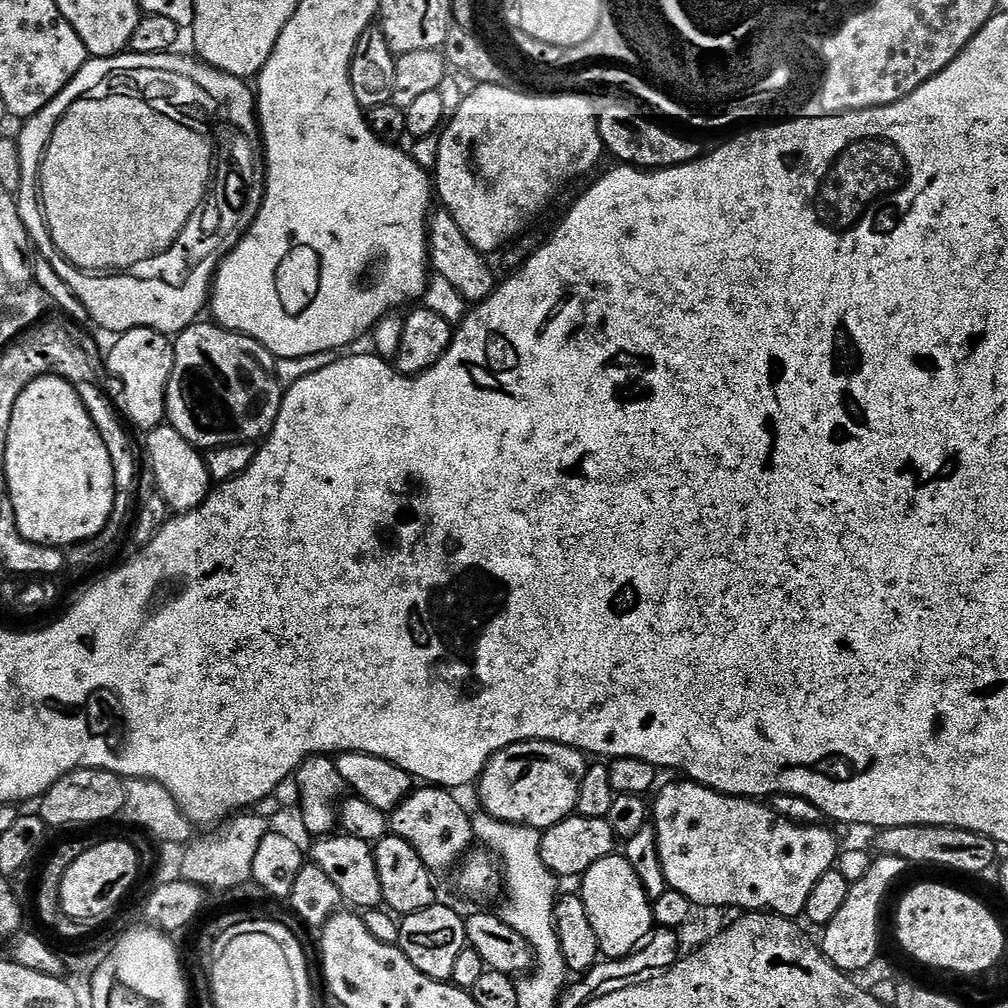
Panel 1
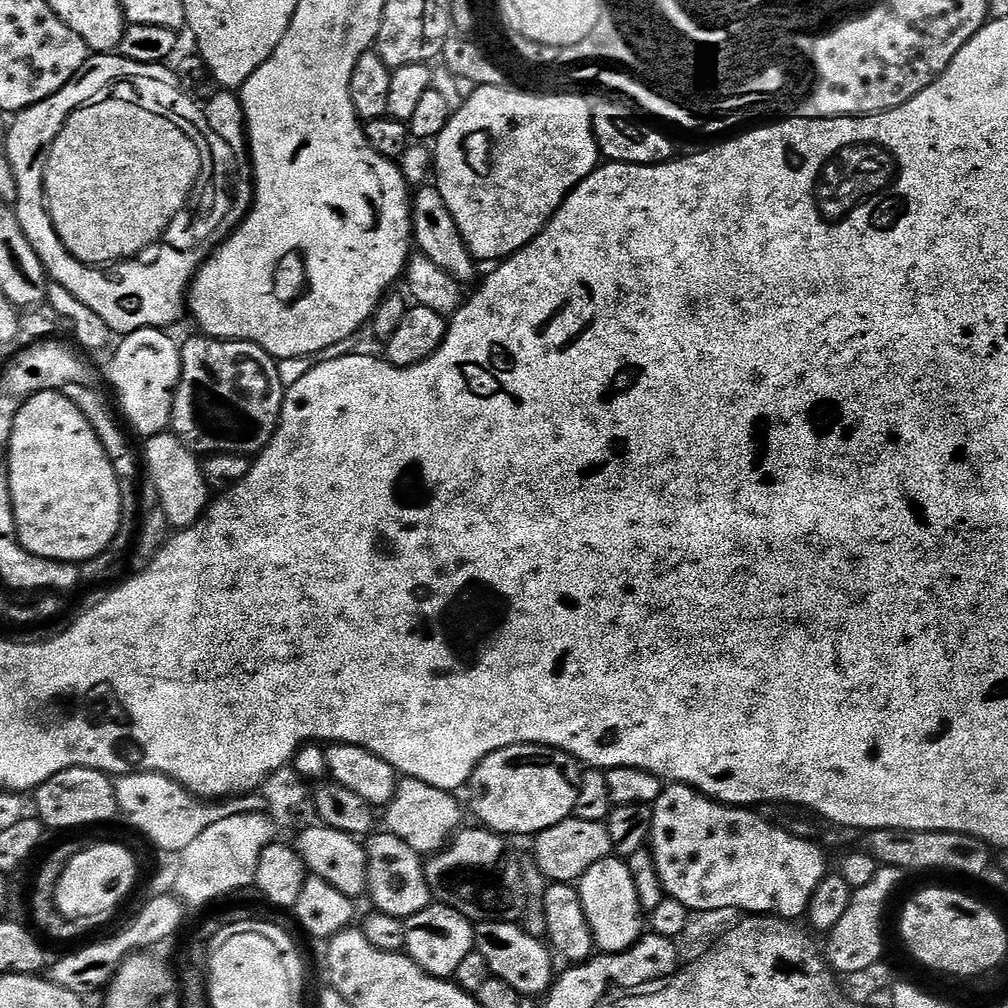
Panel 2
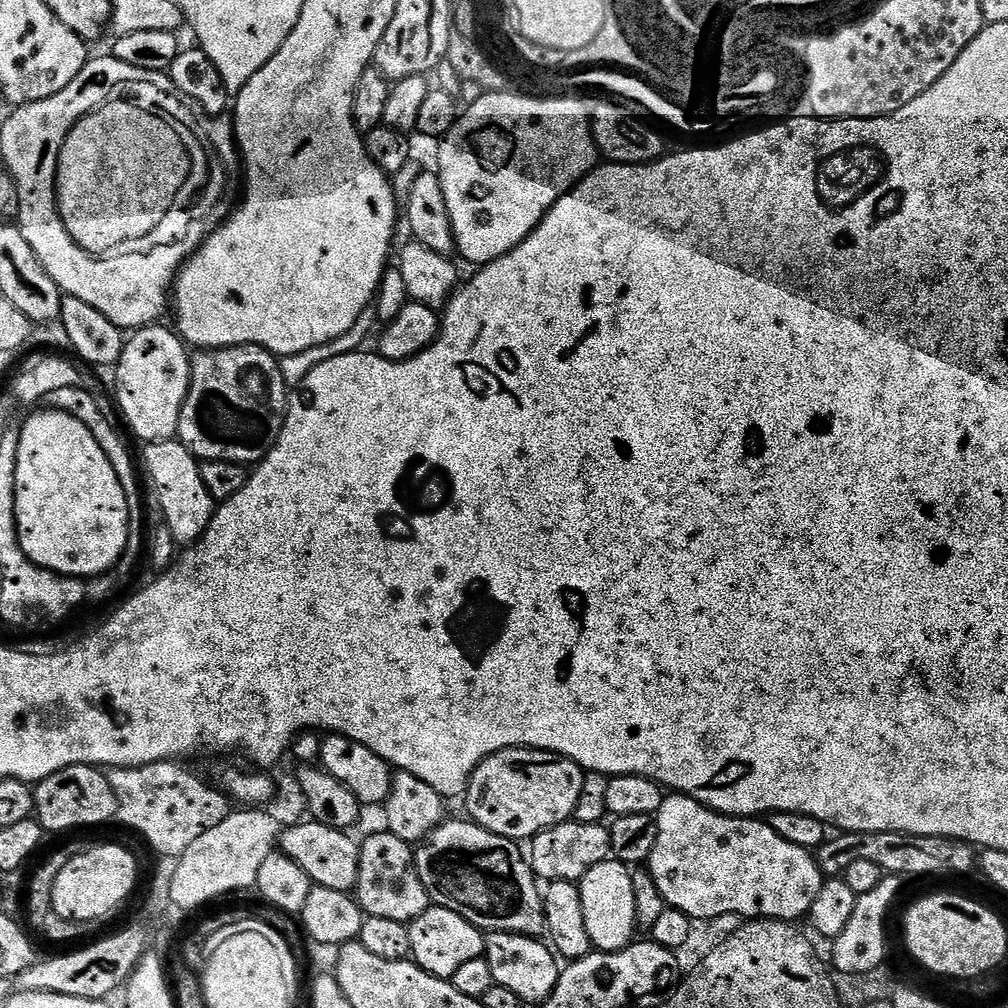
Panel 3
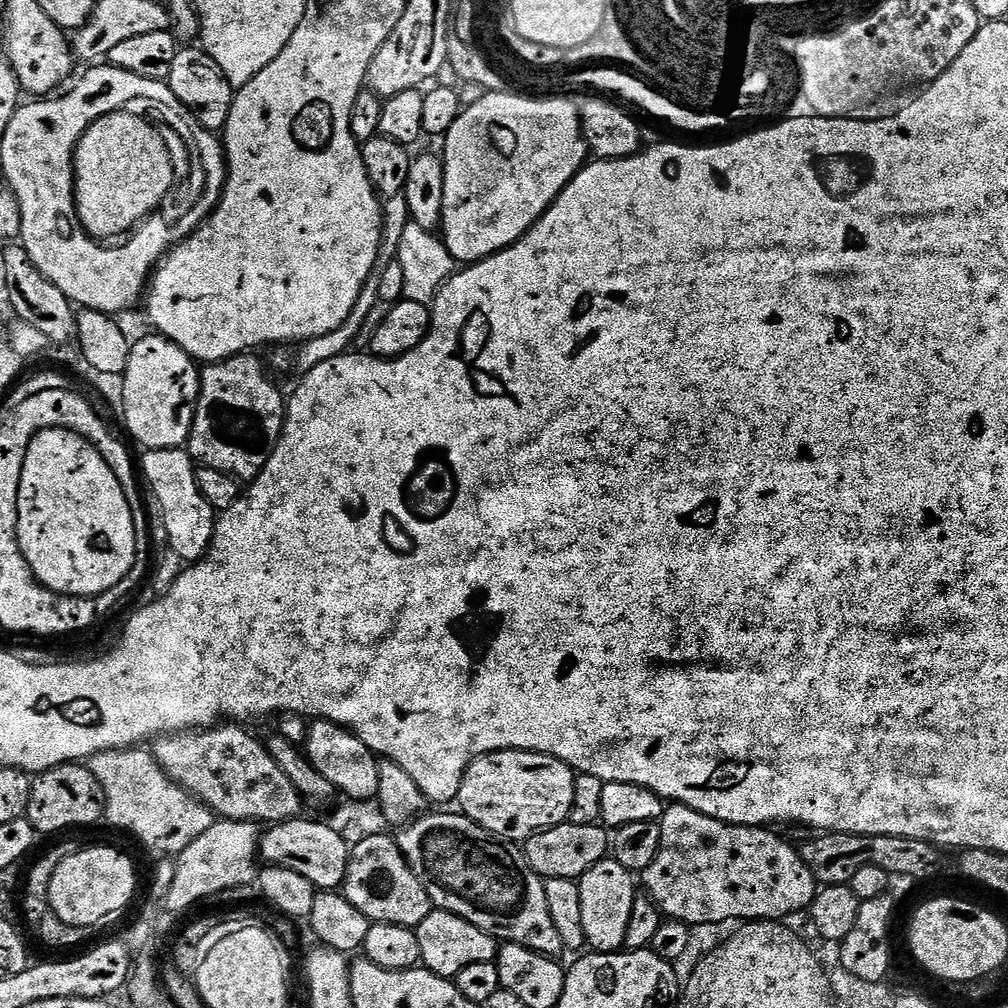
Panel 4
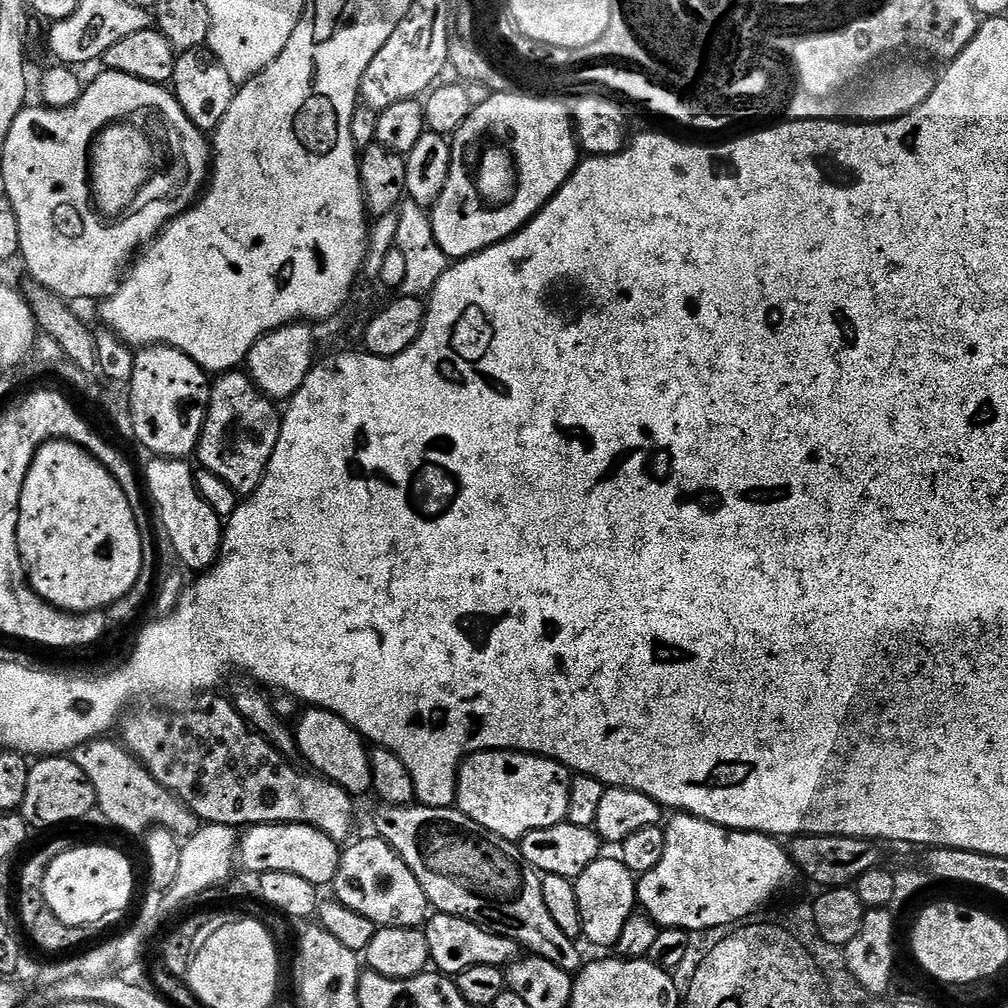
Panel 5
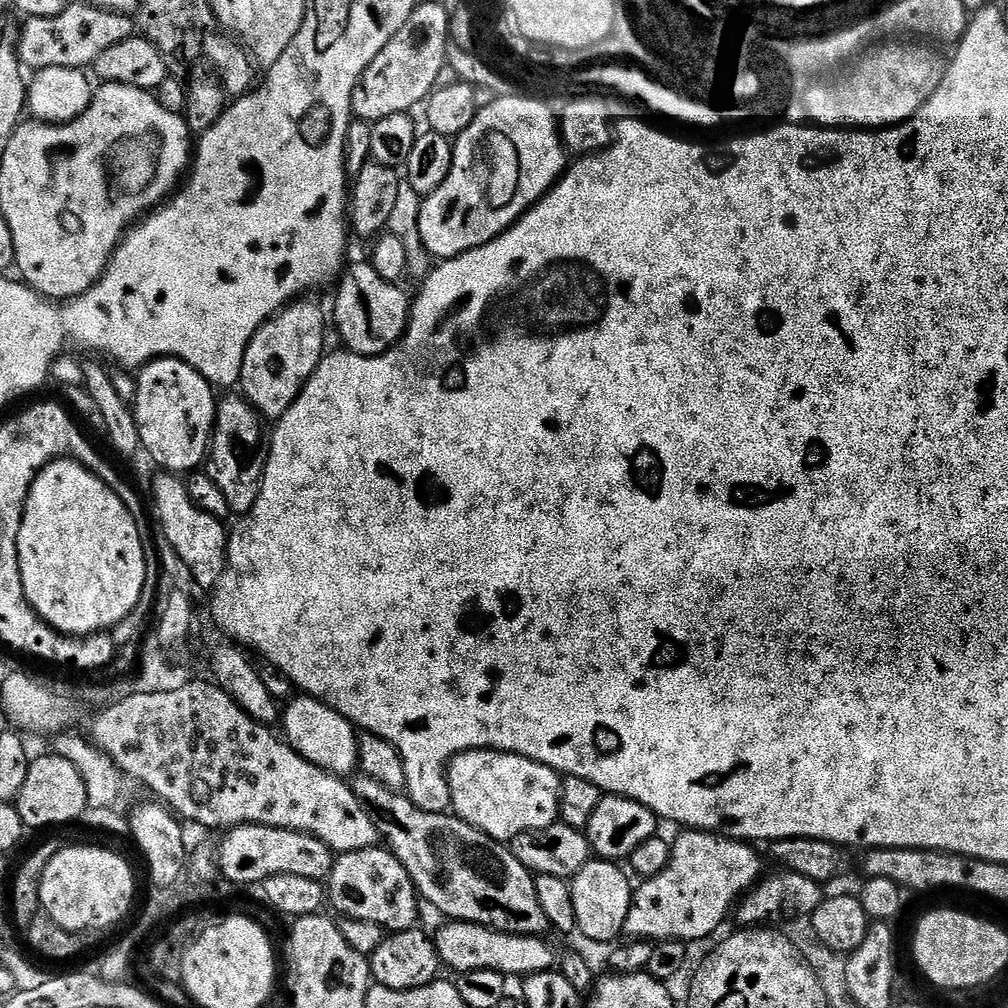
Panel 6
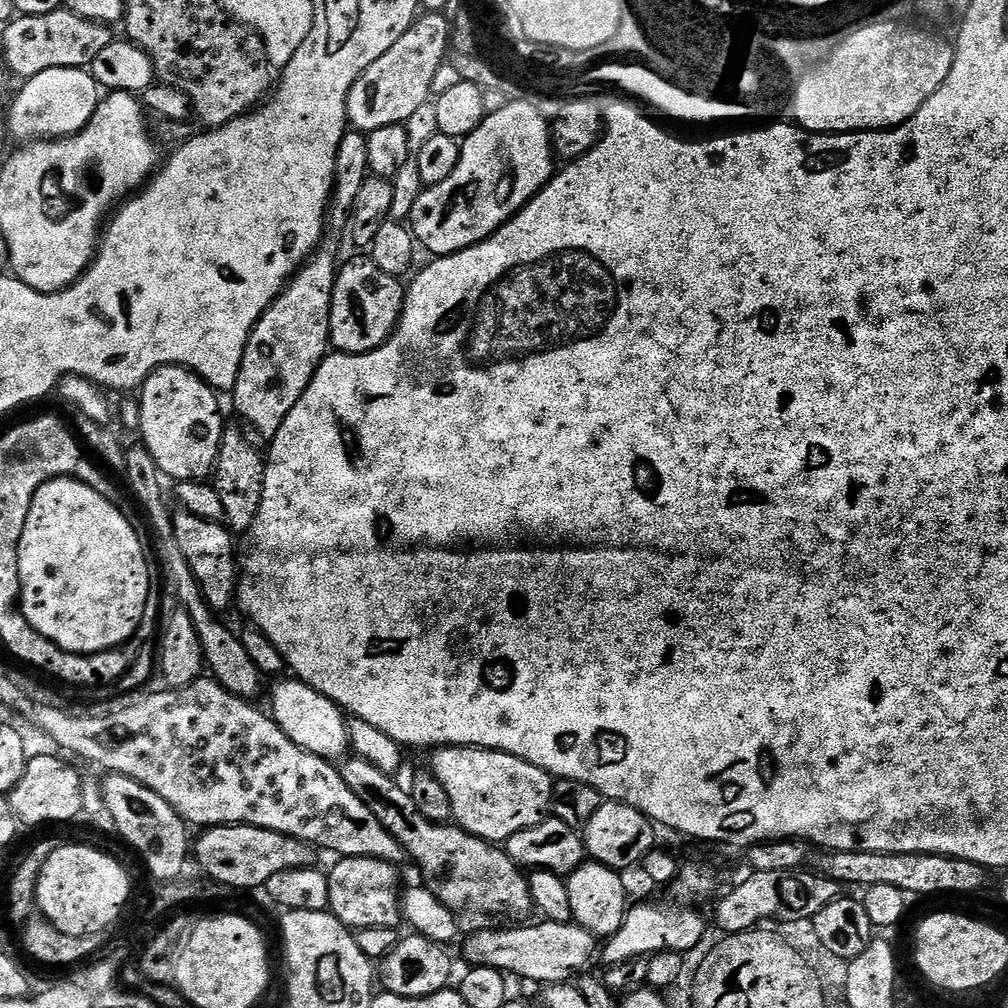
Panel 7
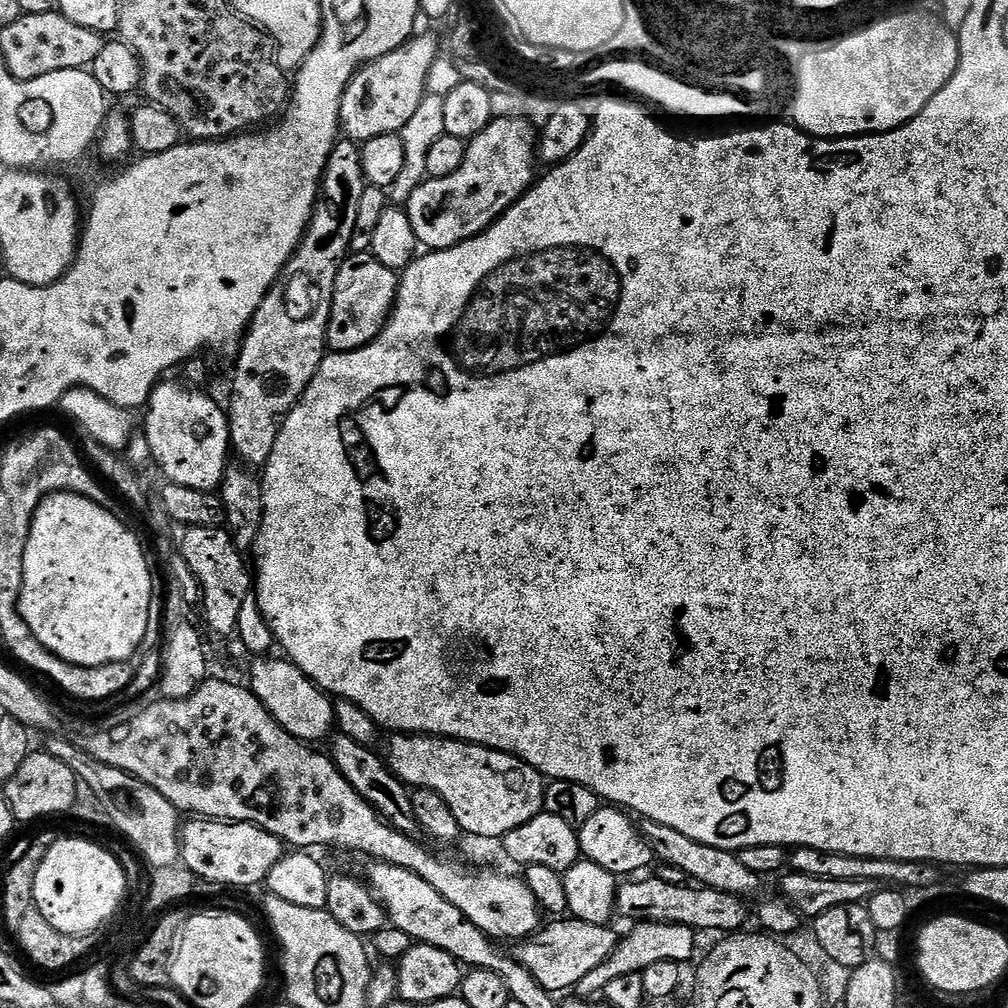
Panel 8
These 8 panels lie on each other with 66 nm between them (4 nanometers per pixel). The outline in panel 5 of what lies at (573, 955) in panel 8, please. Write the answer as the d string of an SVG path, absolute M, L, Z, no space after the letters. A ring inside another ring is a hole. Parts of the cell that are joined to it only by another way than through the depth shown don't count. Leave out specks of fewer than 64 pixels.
M445 912L429 915L422 931L426 946L430 946L430 961L435 971L449 978L454 978L462 970L470 970L470 966L507 966L522 952L520 945L510 938L488 932L466 918L458 918Z

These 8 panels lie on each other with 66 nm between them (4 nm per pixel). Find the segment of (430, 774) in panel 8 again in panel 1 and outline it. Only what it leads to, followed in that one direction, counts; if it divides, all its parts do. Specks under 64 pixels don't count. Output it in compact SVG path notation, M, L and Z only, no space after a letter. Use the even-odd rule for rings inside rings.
M527 740L503 748L488 759L480 775L480 804L485 813L507 824L543 830L573 815L578 802L578 786L589 761L585 753L549 740Z

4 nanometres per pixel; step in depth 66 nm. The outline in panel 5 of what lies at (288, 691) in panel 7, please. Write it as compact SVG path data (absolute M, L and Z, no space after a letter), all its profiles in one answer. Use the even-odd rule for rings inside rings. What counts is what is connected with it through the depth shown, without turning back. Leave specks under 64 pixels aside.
M309 707L299 713L294 724L294 735L299 755L301 757L304 755L308 759L307 767L315 770L323 779L332 780L349 794L364 791L367 793L371 789L369 745L364 737L359 736L345 720L338 718L338 714L321 708Z

